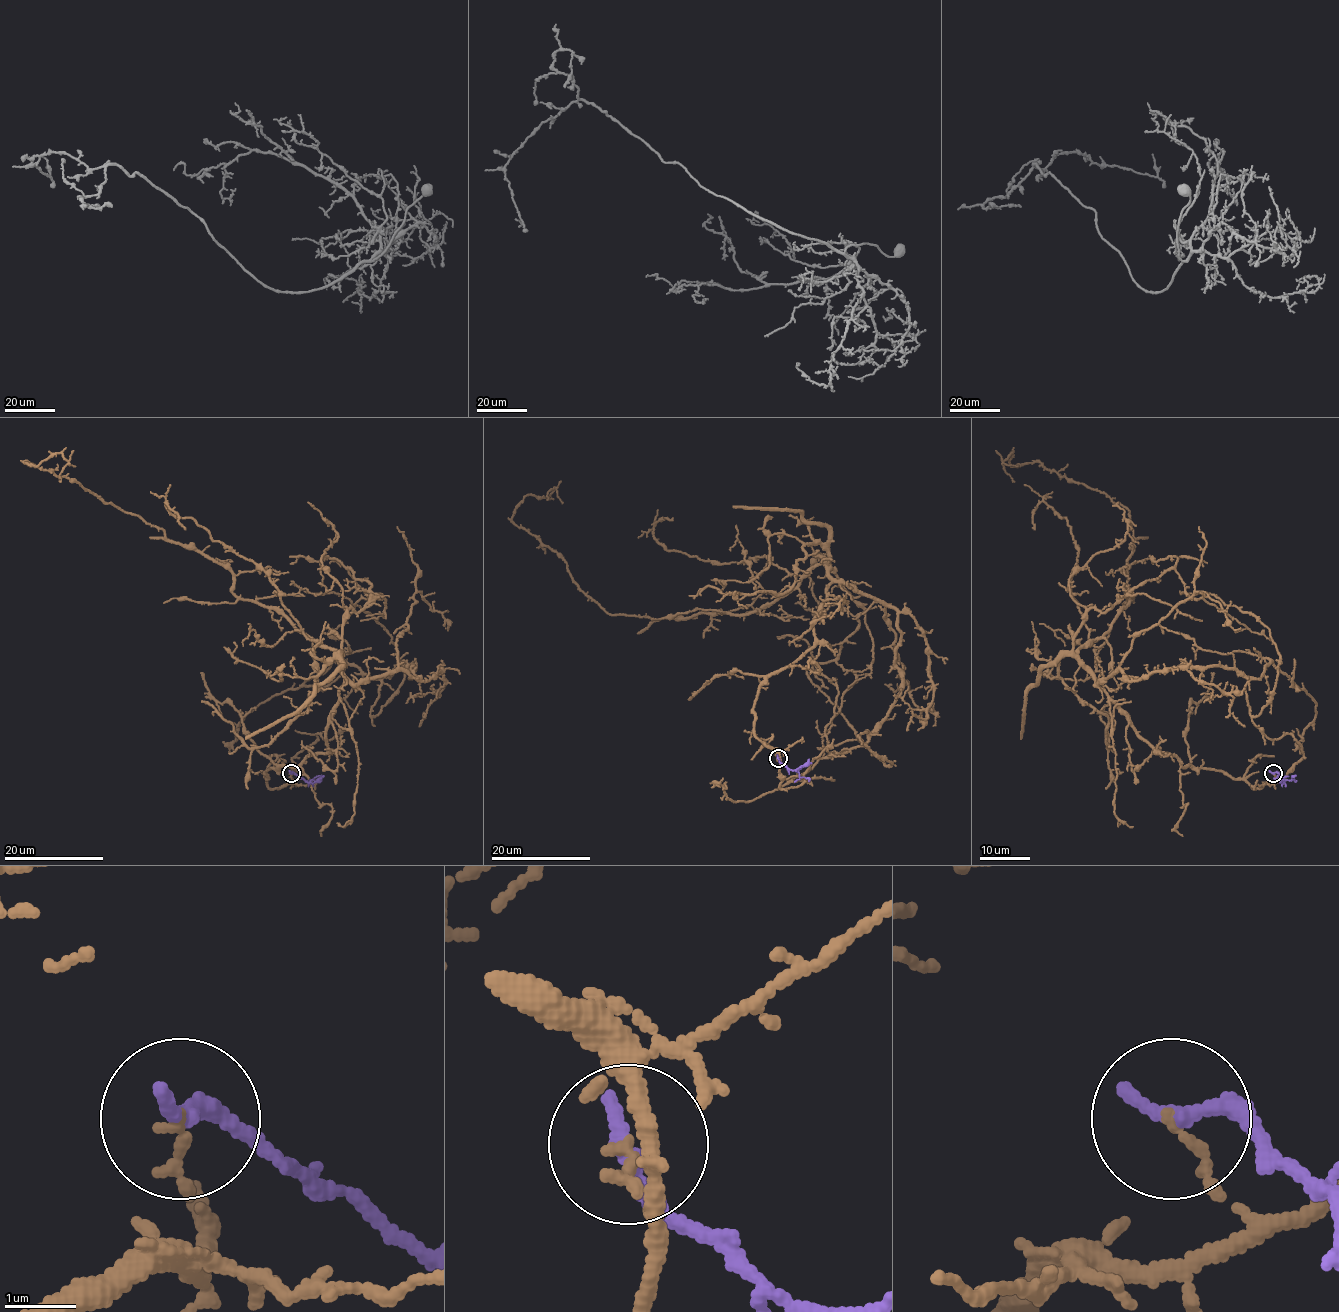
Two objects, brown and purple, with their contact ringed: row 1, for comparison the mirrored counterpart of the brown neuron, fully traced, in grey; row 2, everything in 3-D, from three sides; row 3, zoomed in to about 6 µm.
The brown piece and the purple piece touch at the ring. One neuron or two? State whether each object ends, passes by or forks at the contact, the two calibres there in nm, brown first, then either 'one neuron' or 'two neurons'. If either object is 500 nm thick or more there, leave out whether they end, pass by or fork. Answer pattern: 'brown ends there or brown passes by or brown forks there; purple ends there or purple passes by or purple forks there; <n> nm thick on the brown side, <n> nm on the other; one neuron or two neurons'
brown ends there; purple ends there; 130 nm thick on the brown side, 280 nm on the other; two neurons

